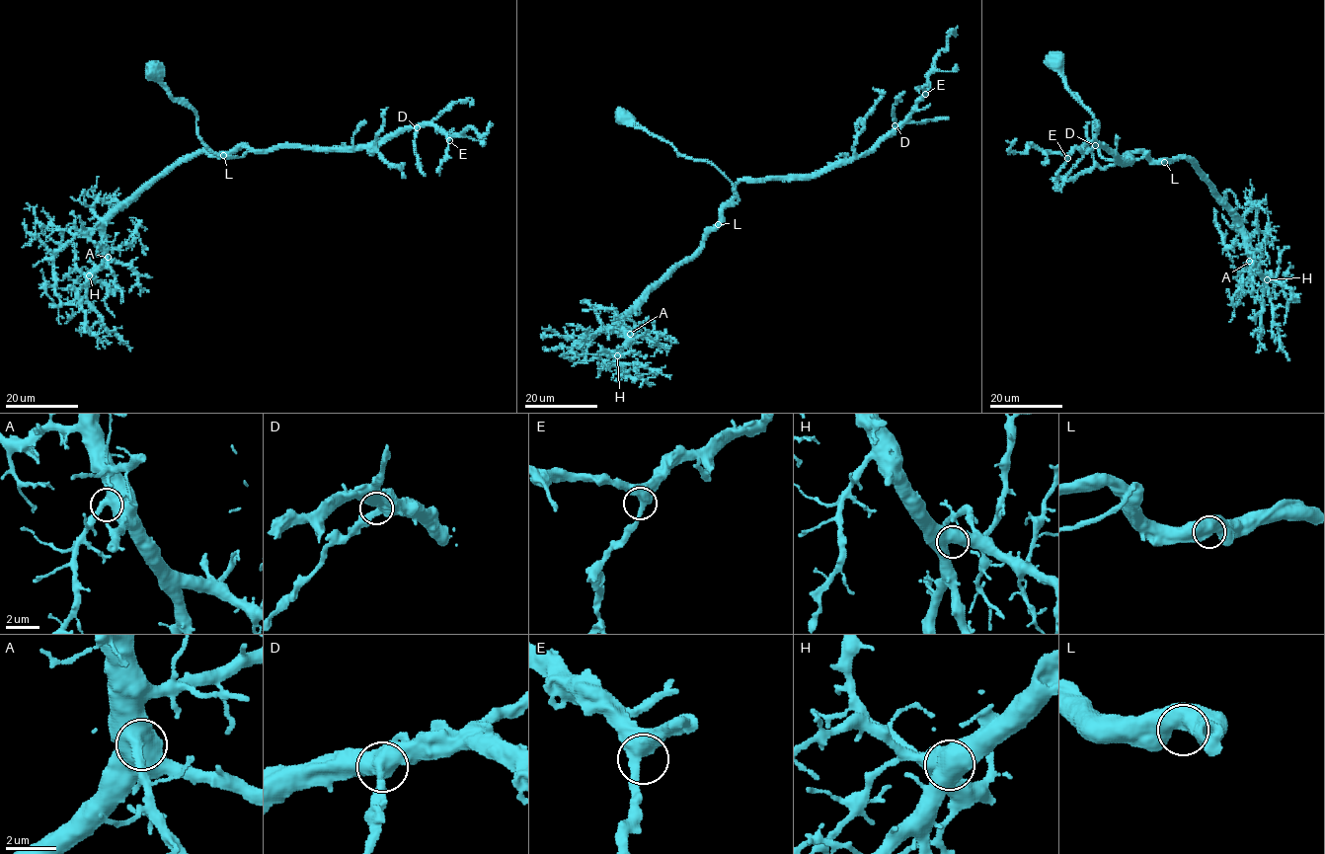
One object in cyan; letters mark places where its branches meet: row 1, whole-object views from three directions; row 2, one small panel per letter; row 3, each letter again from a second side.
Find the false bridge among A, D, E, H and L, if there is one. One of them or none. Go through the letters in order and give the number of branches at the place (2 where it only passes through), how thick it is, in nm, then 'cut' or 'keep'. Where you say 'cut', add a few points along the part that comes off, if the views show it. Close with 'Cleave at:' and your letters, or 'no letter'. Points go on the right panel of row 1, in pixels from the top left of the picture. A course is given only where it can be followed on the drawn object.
A: 2 branches meet; 550 nm thick; keep
D: 2 branches meet; 480 nm thick; keep
E: 2 branches meet; 550 nm thick; keep
H: 2 branches meet; 650 nm thick; keep
L: 2 branches meet; 600 nm thick; keep
Cleave at: no letter

